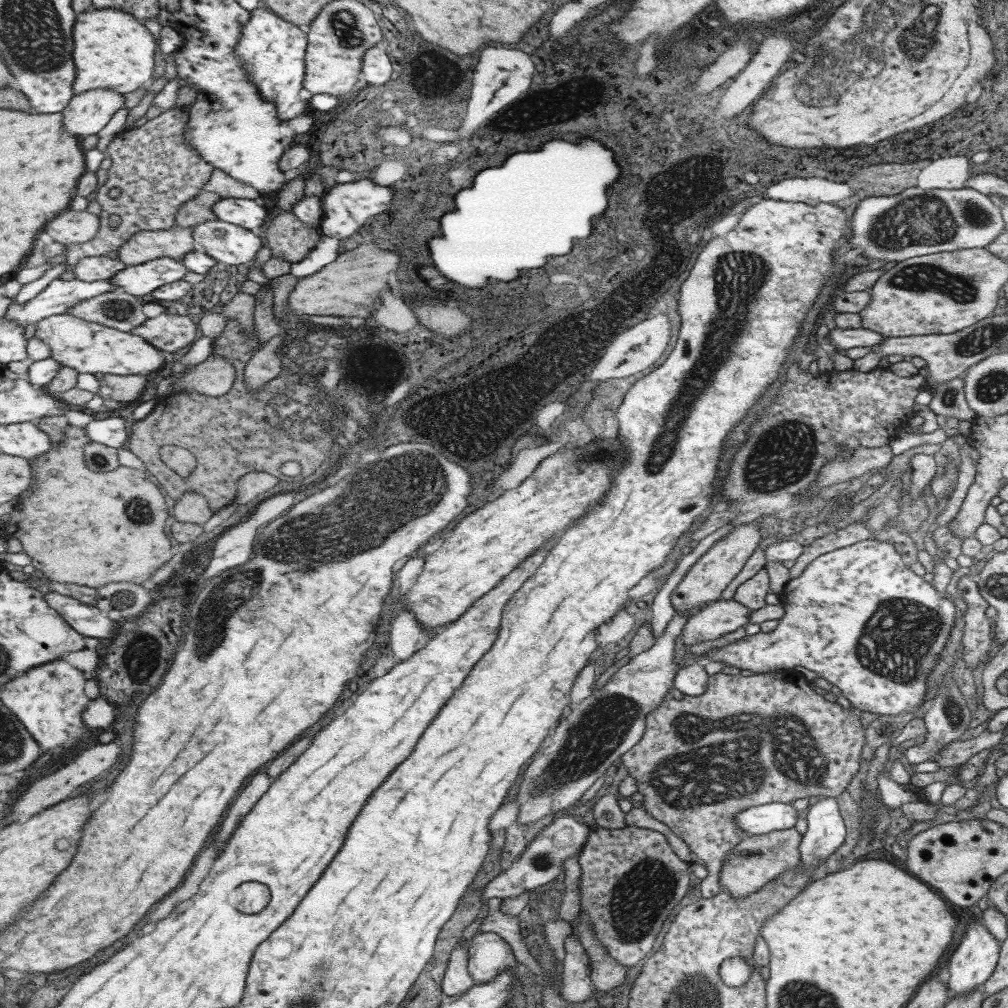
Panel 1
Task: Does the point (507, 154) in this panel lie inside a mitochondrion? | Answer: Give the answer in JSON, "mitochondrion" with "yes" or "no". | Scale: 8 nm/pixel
{"mitochondrion":"no"}

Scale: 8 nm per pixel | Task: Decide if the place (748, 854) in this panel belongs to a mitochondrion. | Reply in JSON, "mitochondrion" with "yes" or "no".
{"mitochondrion":"yes"}

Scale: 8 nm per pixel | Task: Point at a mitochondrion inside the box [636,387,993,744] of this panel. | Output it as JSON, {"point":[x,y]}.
{"point":[896,643]}

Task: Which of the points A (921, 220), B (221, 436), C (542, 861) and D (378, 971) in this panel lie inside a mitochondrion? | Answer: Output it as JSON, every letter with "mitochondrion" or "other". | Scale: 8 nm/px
{"A":"mitochondrion","B":"other","C":"mitochondrion","D":"other"}

